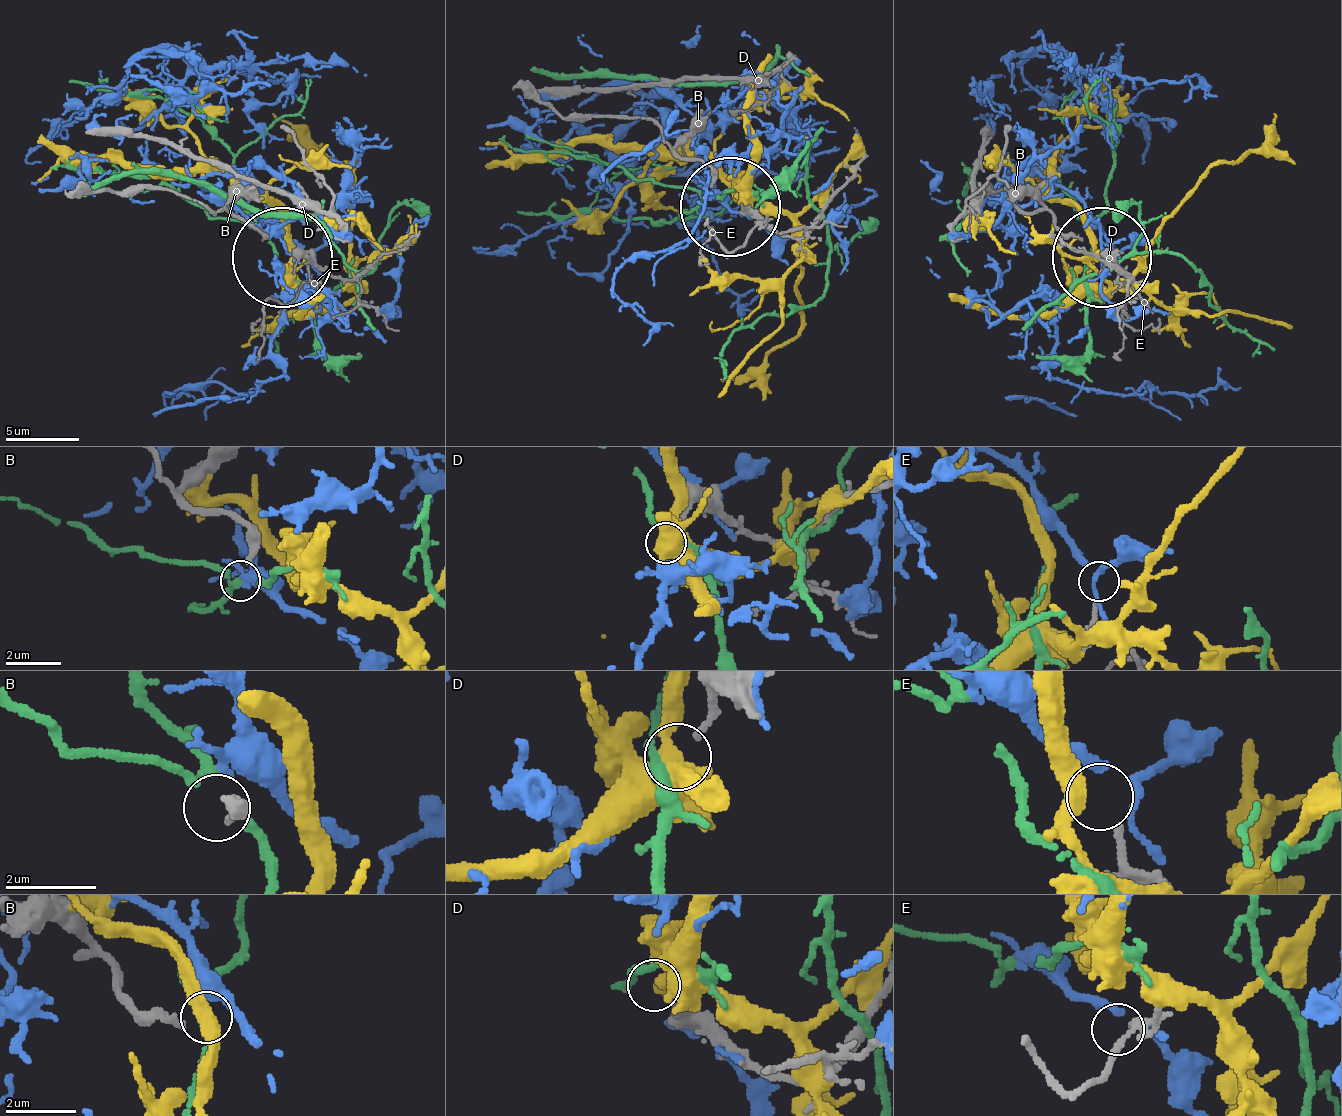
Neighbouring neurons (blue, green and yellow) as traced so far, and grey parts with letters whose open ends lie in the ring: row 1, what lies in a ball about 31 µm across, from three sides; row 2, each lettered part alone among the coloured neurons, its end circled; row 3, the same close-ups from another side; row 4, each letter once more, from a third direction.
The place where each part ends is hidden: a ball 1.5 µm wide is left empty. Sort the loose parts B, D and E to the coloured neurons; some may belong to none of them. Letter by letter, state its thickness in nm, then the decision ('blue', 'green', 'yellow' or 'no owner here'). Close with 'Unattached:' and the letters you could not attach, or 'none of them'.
B: 240 nm thick; no owner here
D: 160 nm thick; no owner here
E: 170 nm thick; blue
Unattached: B, D

